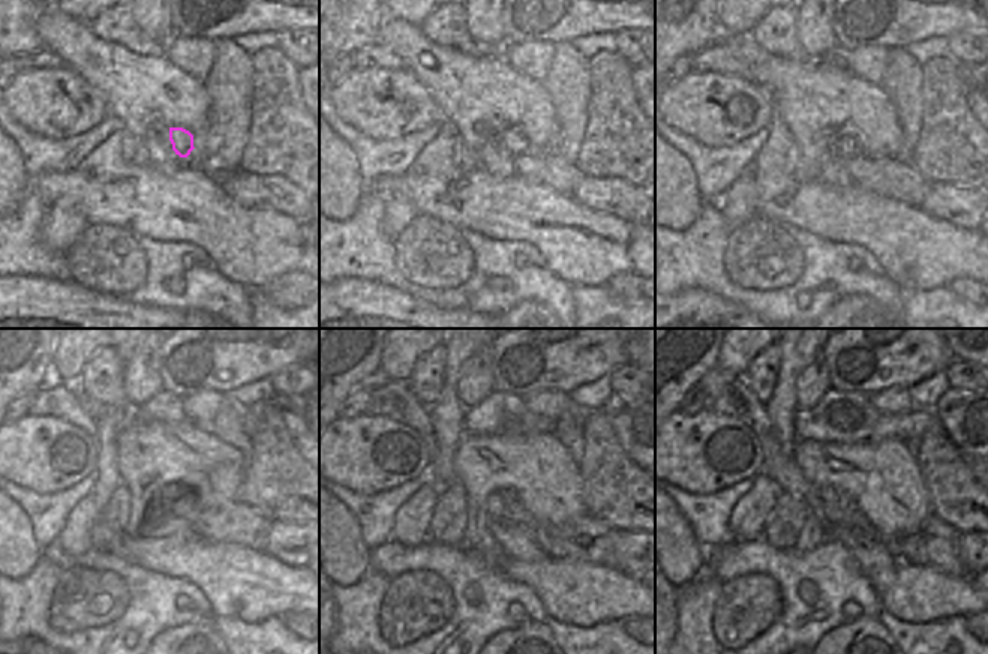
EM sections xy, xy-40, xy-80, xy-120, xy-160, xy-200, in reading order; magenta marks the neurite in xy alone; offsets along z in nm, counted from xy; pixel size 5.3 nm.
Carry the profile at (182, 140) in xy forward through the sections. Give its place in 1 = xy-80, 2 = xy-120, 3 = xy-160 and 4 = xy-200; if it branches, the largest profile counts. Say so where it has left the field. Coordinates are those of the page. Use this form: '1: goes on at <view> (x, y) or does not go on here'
1: goes on at xy-80 (849, 147)
2: goes on at xy-120 (171, 494)
3: goes on at xy-160 (519, 515)
4: goes on at xy-200 (852, 518)

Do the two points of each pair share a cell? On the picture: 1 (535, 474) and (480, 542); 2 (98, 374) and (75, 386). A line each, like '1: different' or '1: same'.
1: same
2: different

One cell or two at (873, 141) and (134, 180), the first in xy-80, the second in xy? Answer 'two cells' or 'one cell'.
two cells

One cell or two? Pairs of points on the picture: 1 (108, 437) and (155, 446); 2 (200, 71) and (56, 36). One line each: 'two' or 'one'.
1: two
2: two

